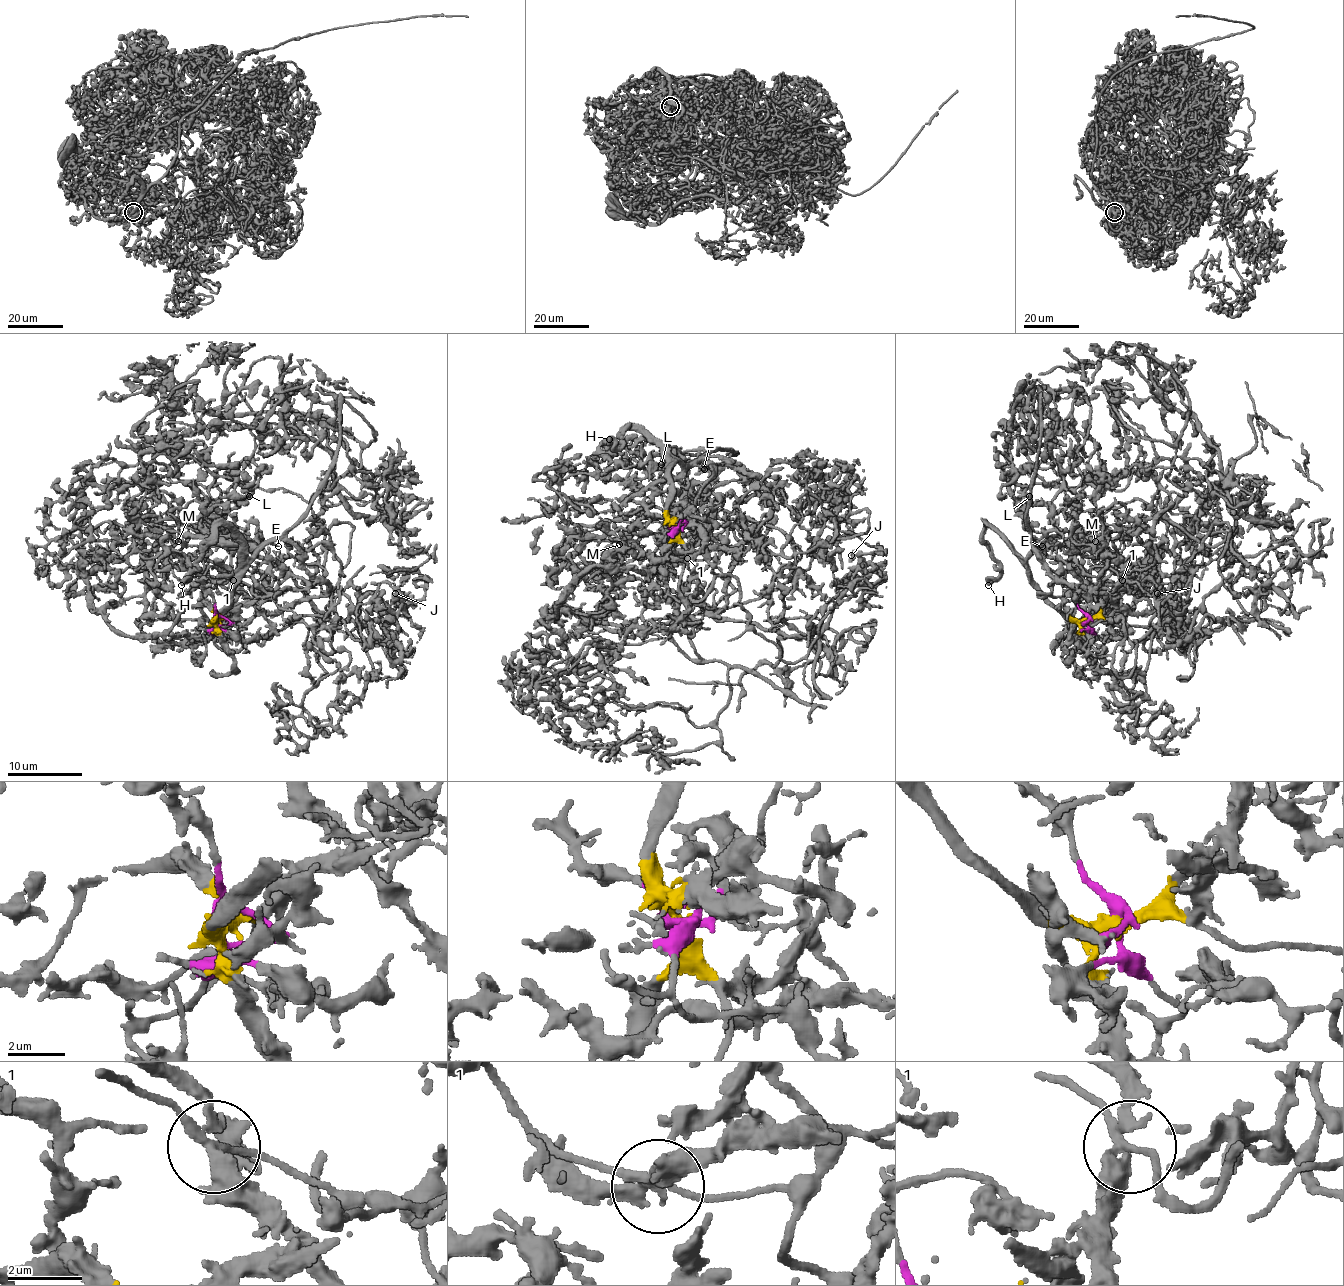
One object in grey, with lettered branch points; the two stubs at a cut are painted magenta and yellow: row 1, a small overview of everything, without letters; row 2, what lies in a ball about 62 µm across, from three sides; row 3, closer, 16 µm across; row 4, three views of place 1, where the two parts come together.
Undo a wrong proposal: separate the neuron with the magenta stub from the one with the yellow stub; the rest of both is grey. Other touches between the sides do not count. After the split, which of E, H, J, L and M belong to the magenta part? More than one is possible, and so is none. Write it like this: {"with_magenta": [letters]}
{"with_magenta": ["J", "L", "M"]}

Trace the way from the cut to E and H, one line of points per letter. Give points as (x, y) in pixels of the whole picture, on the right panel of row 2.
E: (1087, 619), (1064, 617), (1037, 585), (1026, 561), (1034, 543), (1042, 546)
H: (1087, 619), (1070, 619), (1057, 611), (1013, 546), (988, 526), (984, 528), (983, 543), (1001, 572), (987, 585)

